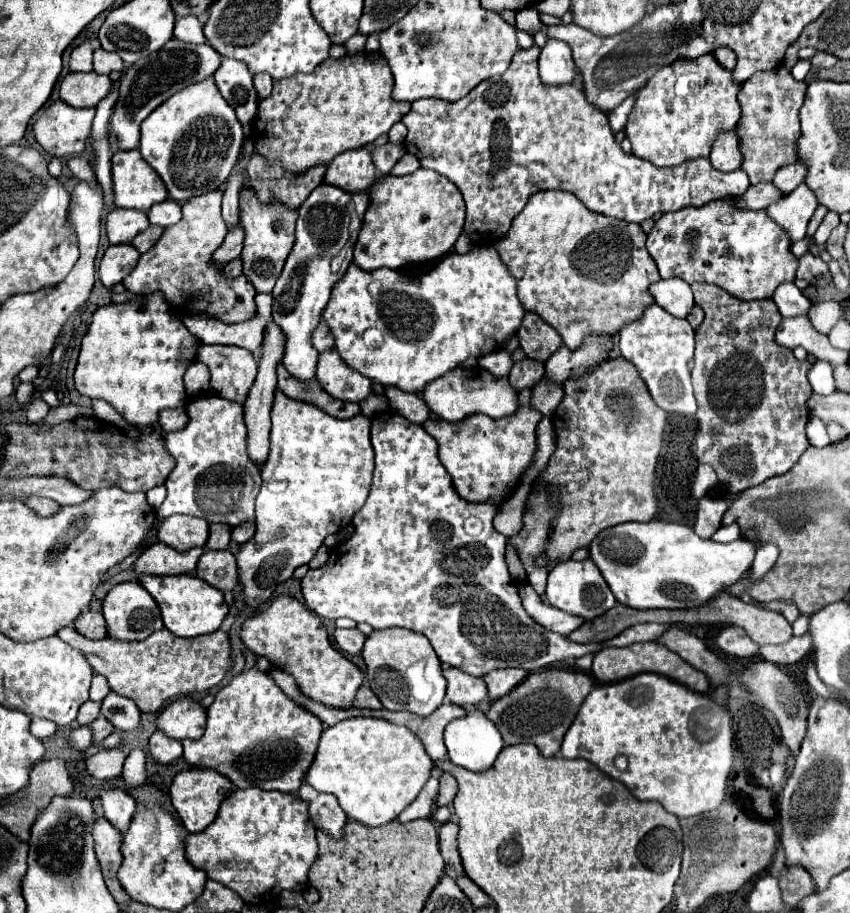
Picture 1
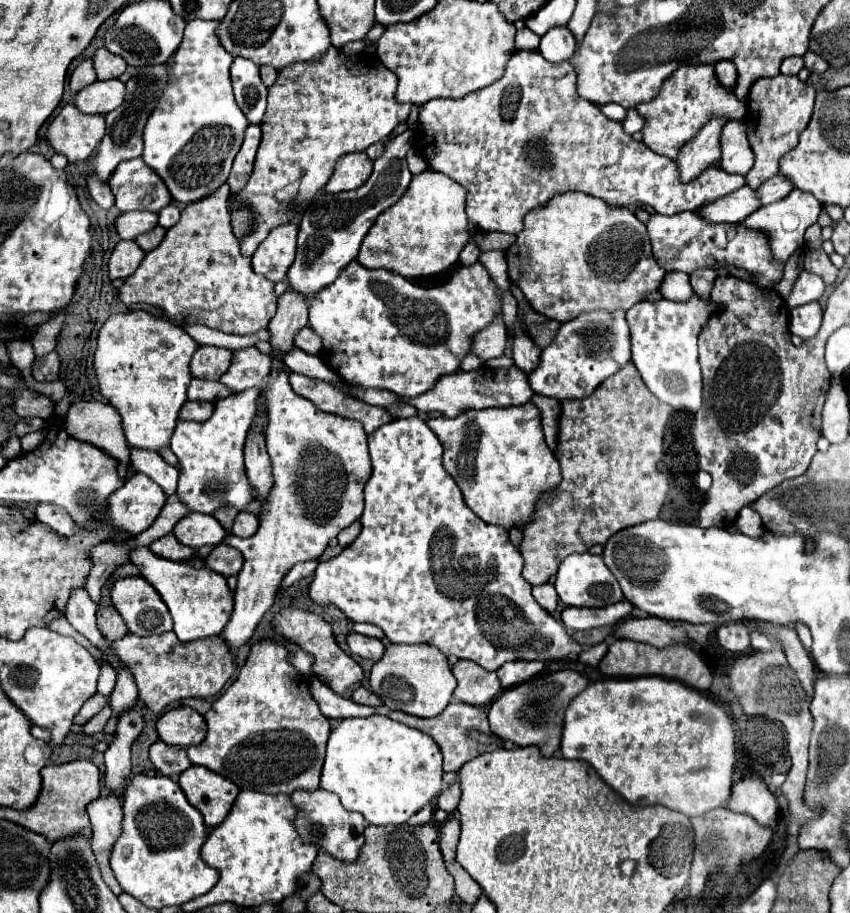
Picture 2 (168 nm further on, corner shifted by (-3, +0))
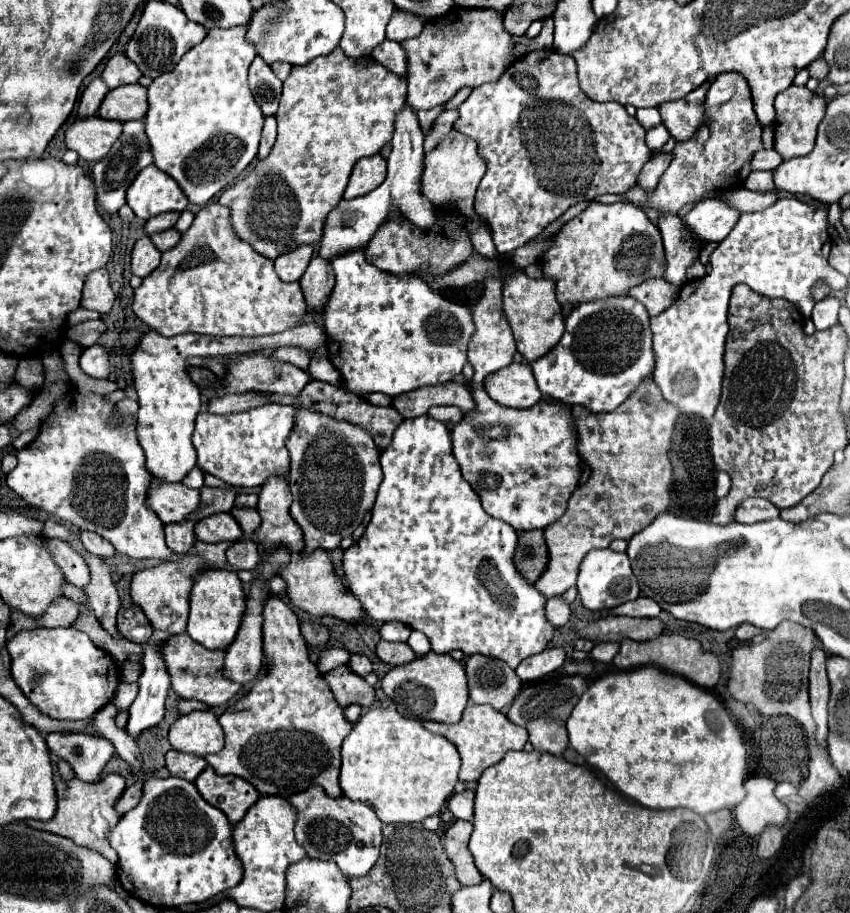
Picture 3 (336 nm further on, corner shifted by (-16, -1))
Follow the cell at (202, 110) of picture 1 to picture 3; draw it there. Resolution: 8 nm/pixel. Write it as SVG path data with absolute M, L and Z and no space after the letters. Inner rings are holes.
M246 26L236 28L210 28L206 38L196 44L168 74L158 76L148 86L148 114L146 136L154 154L154 164L172 176L186 198L192 204L204 206L216 194L220 194L232 180L236 180L246 166L256 158L264 116L254 102L248 88L248 66L252 64L256 50L244 38Z

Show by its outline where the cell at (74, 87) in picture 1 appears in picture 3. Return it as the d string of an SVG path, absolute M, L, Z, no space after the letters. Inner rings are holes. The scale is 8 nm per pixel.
M124 84L118 88L112 88L100 108L98 116L108 118L108 120L140 120L148 112L148 102L146 102L146 88L140 84Z

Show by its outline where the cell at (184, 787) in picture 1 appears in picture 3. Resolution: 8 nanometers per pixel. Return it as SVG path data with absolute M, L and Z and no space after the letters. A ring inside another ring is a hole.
M206 766L206 770L196 778L196 788L200 796L220 808L232 824L236 824L246 810L260 798L256 788L238 776L220 776L214 768Z

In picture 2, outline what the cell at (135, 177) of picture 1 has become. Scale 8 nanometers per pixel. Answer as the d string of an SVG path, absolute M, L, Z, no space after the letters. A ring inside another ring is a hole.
M141 157L119 163L117 171L109 179L111 193L115 195L115 207L121 213L127 211L153 211L159 213L171 203L171 193L165 183L143 163Z

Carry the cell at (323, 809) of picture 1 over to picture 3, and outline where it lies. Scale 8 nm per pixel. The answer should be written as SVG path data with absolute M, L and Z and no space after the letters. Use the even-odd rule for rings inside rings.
M320 786L290 796L296 806L296 840L304 846L310 858L332 860L346 876L364 876L378 860L382 844L382 822L376 812L362 802L352 802L346 796L330 798Z

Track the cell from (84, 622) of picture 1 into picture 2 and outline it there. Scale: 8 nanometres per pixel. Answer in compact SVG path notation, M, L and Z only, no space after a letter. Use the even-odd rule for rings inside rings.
M99 607L97 609L97 625L109 641L123 639L129 633L127 625L123 623L123 617L119 615L119 611L115 611L115 607Z

